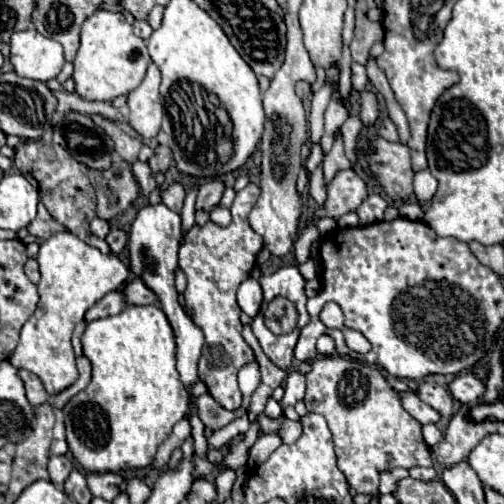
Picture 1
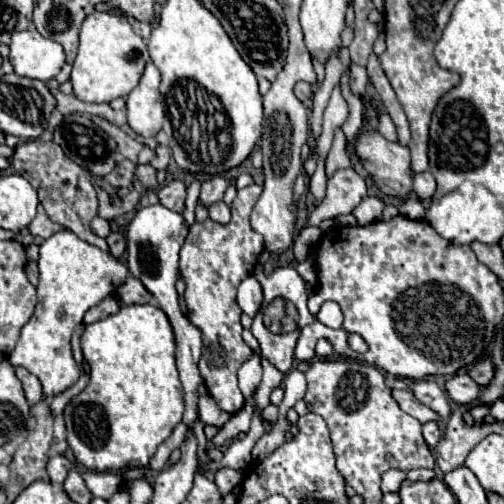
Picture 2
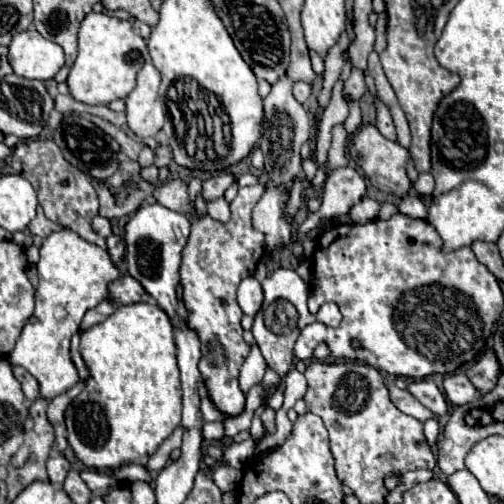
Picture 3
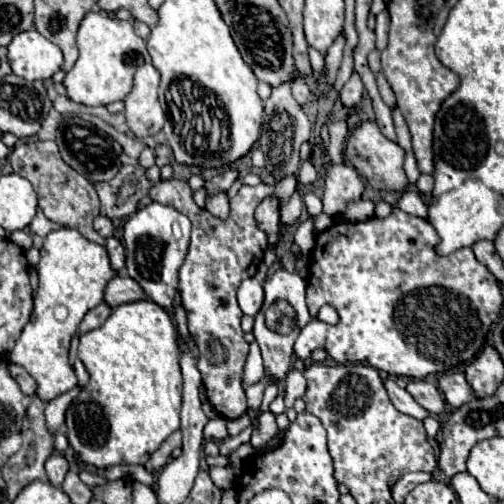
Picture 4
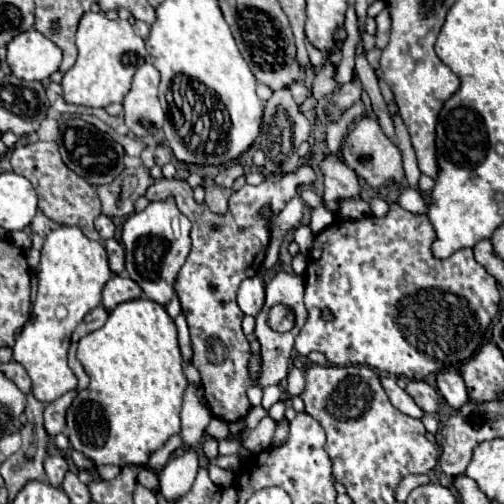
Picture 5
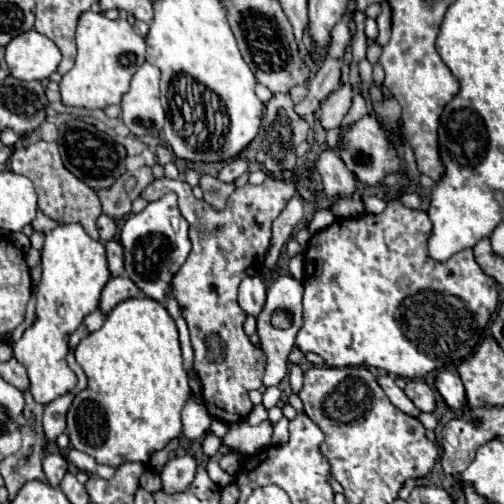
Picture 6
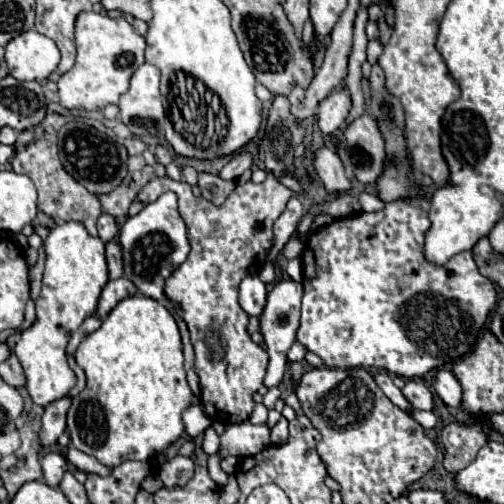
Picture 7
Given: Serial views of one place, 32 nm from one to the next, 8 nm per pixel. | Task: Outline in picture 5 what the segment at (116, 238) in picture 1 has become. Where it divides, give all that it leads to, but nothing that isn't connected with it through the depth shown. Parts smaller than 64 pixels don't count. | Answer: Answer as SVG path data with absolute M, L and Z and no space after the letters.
M110 238L106 240L106 252L108 252L108 260L110 260L110 270L114 274L122 274L124 272L124 246Z

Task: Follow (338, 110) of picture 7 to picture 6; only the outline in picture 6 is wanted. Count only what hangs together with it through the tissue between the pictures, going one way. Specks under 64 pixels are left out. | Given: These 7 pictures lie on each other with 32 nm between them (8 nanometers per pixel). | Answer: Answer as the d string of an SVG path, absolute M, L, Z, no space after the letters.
M342 84L340 90L334 90L326 102L322 104L322 126L328 130L328 128L336 128L344 114L348 112L348 108L352 106L352 100L358 92L350 86L350 84Z

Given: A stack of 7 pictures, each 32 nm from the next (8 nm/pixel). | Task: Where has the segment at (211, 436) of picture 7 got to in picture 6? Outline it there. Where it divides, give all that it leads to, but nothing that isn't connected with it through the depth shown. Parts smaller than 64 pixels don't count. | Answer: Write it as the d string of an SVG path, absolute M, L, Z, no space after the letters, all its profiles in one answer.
M208 432L202 443L203 452L207 456L211 457L216 454L216 450L218 450L218 448L220 448L220 438L216 438L214 434L210 434L210 432Z

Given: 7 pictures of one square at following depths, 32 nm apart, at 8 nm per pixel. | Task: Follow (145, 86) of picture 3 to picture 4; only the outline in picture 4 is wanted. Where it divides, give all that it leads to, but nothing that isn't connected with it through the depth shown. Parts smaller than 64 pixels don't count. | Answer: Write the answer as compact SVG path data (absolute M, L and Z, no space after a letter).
M146 62L134 76L132 92L124 98L126 124L140 138L156 136L166 122L166 112L158 100L158 84L160 72Z

